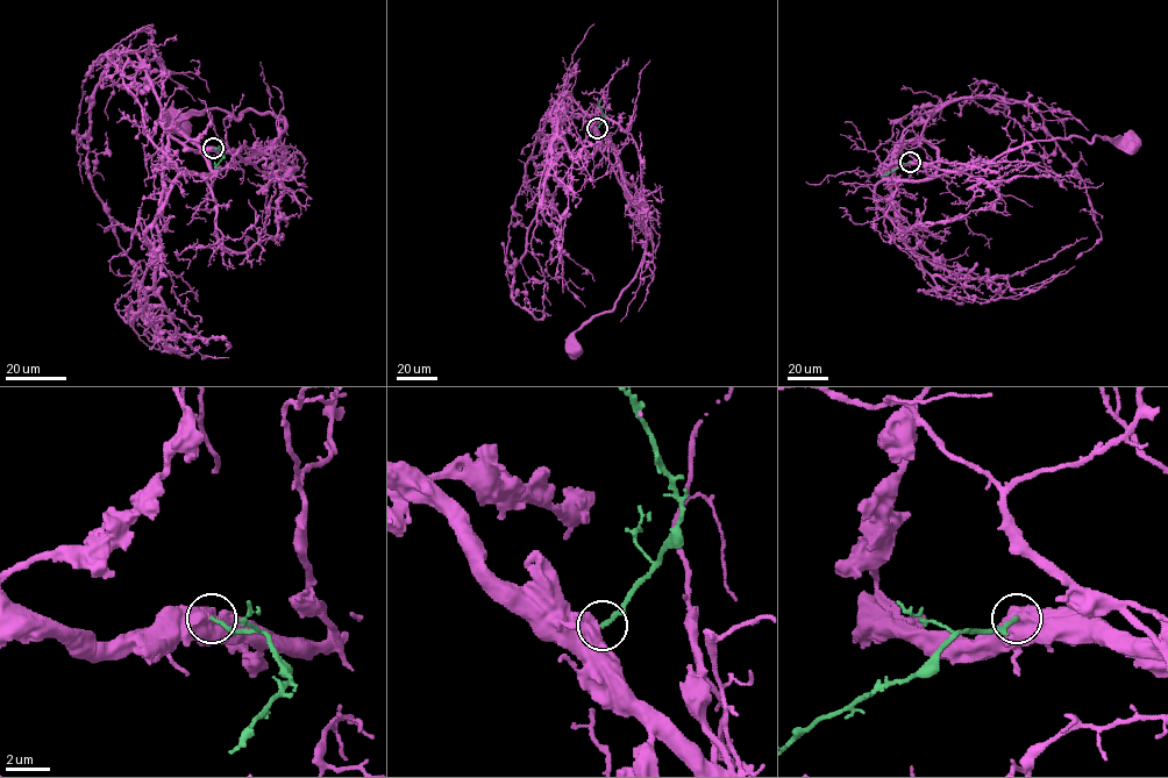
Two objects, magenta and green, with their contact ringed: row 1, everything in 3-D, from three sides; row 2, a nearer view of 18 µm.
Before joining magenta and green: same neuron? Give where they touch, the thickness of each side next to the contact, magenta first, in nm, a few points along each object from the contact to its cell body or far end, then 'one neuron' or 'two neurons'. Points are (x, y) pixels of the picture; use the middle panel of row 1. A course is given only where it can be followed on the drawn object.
at (597, 128); 800 nm thick on the magenta side, 180 nm on the other; magenta runs (597, 128), (618, 156), (629, 212), (645, 228), (646, 249), (636, 276), (613, 307), (574, 333), (574, 349); green runs (597, 128), (604, 118), (598, 105), (600, 100); two neurons

